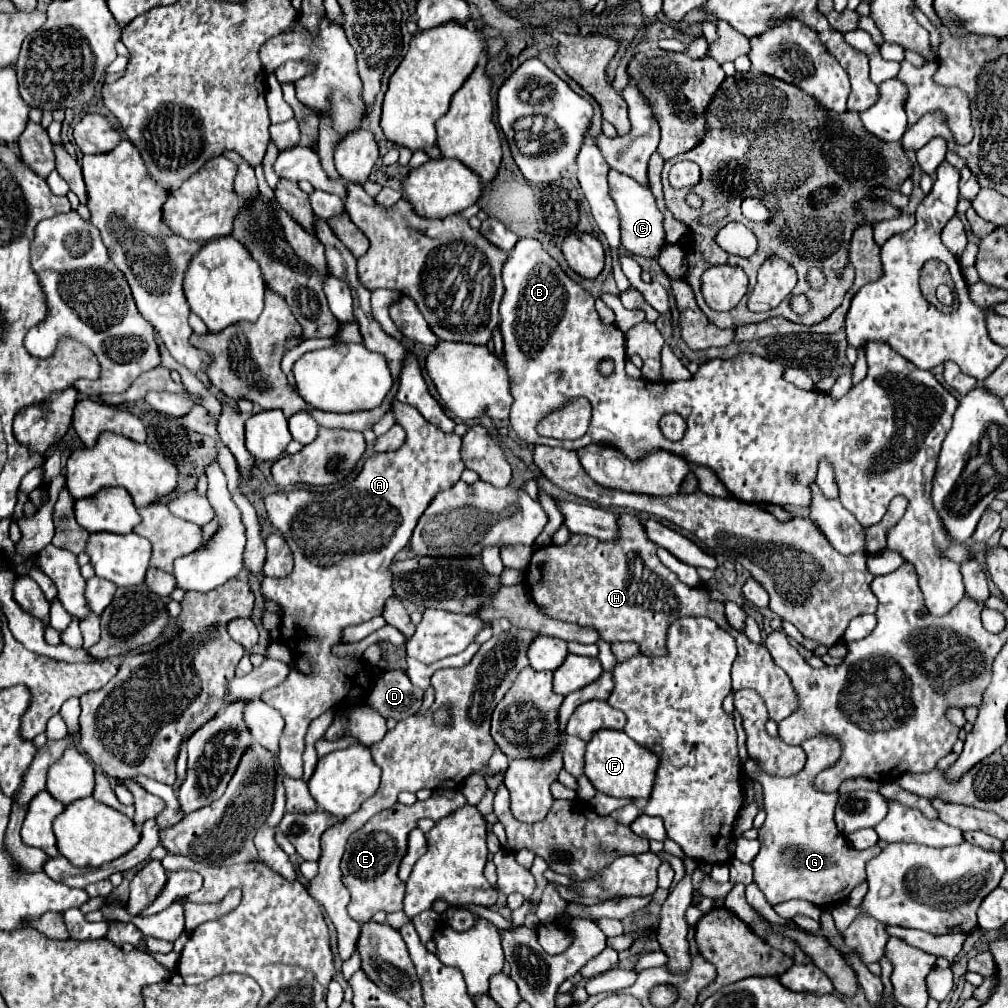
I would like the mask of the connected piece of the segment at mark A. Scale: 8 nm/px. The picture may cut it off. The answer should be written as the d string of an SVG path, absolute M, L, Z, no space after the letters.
M393 401L393 413L397 415L397 423L403 429L407 429L405 445L393 453L377 453L365 459L363 469L353 481L353 485L331 493L295 489L295 491L283 491L283 493L273 493L265 497L265 507L271 523L283 533L285 541L293 551L295 569L291 575L283 579L265 579L265 587L261 587L261 593L265 601L279 605L283 611L281 625L279 625L281 641L289 647L295 647L291 651L295 651L297 657L305 657L311 663L311 673L301 673L297 667L291 667L287 679L281 685L261 695L261 701L277 709L285 719L285 729L279 741L279 763L281 763L281 771L295 779L301 779L303 775L301 755L303 755L305 733L309 729L309 723L315 717L323 715L325 711L331 711L331 709L335 709L337 713L343 711L347 715L347 727L343 737L353 737L363 745L375 745L387 733L387 719L379 715L367 701L367 691L371 689L371 683L373 683L371 667L365 661L359 661L349 655L335 657L331 655L331 647L343 643L345 627L359 625L363 621L369 621L381 615L387 597L393 595L391 573L389 573L389 565L393 557L409 543L417 521L423 515L423 511L429 507L431 499L439 491L447 491L451 485L455 485L465 469L459 455L461 437L457 433L443 435L433 423L427 423L427 419L423 419L423 415L419 415L415 407L409 407L399 401Z

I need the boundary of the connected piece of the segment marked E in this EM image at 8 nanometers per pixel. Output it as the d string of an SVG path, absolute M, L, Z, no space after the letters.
M435 789L427 801L415 801L413 805L395 803L395 807L389 807L387 811L381 811L379 815L371 817L359 831L355 831L355 835L351 835L351 839L347 839L341 871L343 885L351 893L349 915L355 921L367 923L377 911L393 913L403 909L405 883L399 879L397 871L403 853L407 853L409 831L413 831L417 827L417 821L423 817L439 821L463 805L467 805L467 799L459 789Z

